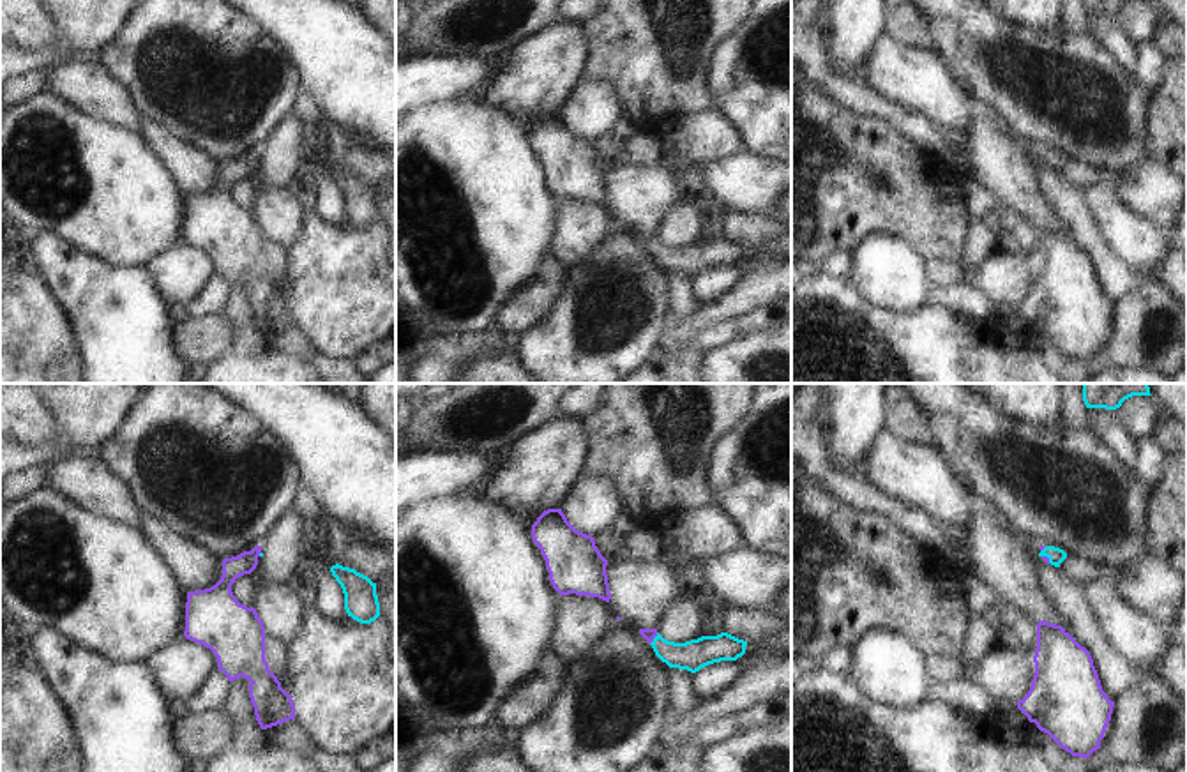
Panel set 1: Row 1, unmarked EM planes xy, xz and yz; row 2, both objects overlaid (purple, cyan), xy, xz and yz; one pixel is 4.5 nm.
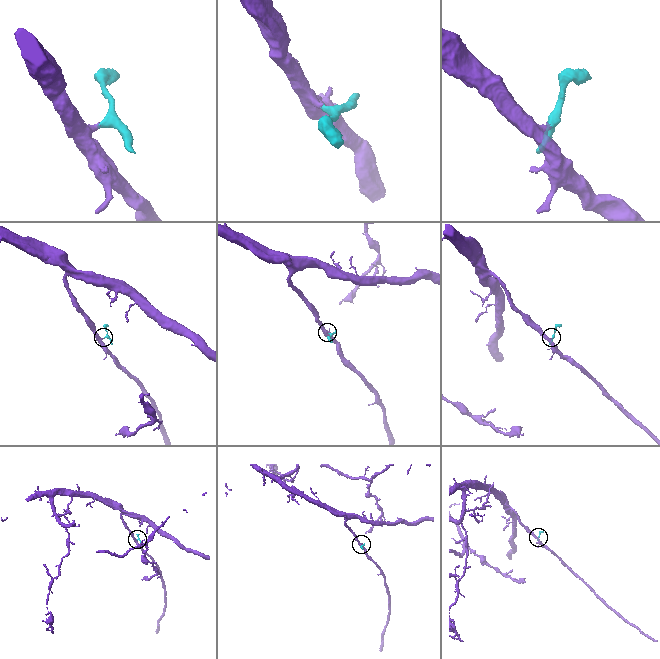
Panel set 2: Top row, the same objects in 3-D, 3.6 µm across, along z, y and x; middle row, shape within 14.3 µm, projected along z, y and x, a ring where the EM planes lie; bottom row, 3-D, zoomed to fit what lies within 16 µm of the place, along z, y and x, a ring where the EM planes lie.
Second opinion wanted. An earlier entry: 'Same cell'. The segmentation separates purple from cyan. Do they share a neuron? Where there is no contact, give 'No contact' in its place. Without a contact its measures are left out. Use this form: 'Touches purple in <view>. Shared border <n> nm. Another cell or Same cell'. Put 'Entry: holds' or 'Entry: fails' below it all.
Touches purple in xz. Shared border 70 nm. Same cell.
Entry: holds

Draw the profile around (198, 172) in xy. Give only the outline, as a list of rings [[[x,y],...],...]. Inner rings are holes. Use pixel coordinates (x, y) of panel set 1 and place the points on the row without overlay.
[[[145,118],[143,134],[171,168],[185,196],[210,193],[221,184],[223,164],[214,154],[170,132],[161,122]]]

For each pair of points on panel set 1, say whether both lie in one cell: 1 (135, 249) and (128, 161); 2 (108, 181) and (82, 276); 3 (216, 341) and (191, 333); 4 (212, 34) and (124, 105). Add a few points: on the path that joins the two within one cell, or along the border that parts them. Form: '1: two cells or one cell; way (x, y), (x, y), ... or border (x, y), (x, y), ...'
1: one cell; way (131, 228), (128, 182)
2: two cells; border (52, 232), (57, 232), (82, 249), (128, 267)
3: one cell; way (211, 340), (196, 338)
4: two cells; border (106, 66), (129, 89), (145, 117)

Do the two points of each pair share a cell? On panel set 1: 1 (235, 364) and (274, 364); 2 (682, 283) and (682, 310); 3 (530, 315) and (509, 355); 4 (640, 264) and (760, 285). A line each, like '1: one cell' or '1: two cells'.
1: one cell
2: one cell
3: two cells
4: one cell

